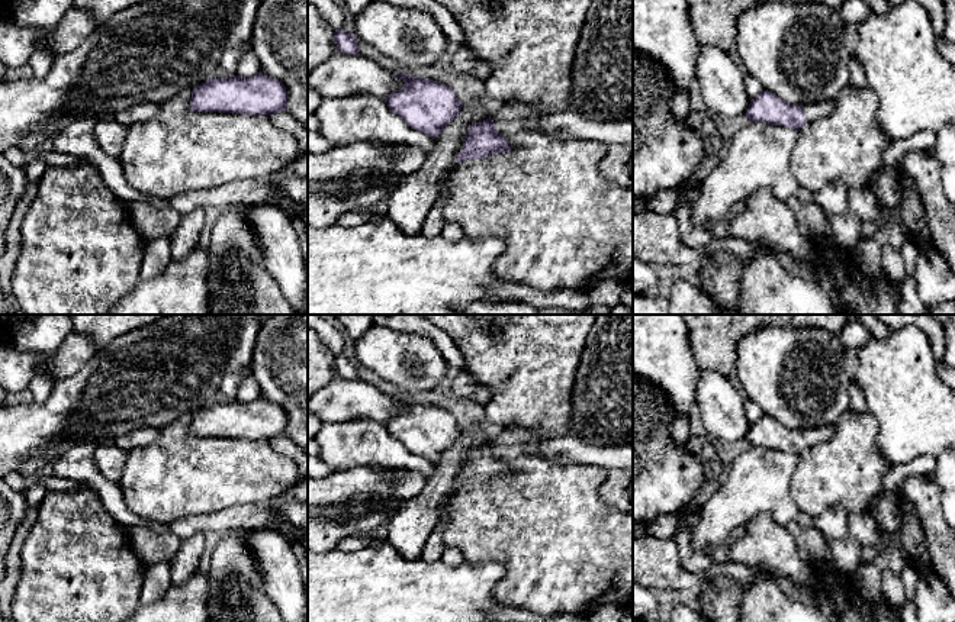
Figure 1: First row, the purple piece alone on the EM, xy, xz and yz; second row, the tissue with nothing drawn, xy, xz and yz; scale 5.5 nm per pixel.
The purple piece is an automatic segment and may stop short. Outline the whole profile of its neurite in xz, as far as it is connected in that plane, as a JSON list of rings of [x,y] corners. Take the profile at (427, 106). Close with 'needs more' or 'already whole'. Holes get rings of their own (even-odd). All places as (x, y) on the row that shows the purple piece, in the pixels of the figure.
[[[393,74],[406,86],[392,91],[385,101],[412,129],[434,139],[460,113],[463,103],[447,86],[427,78]]]; already whole

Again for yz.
[[[763,90],[756,99],[750,100],[745,116],[749,122],[762,122],[800,130],[807,122],[829,116],[833,109],[833,100],[798,106],[787,103],[772,91]]]; needs more

